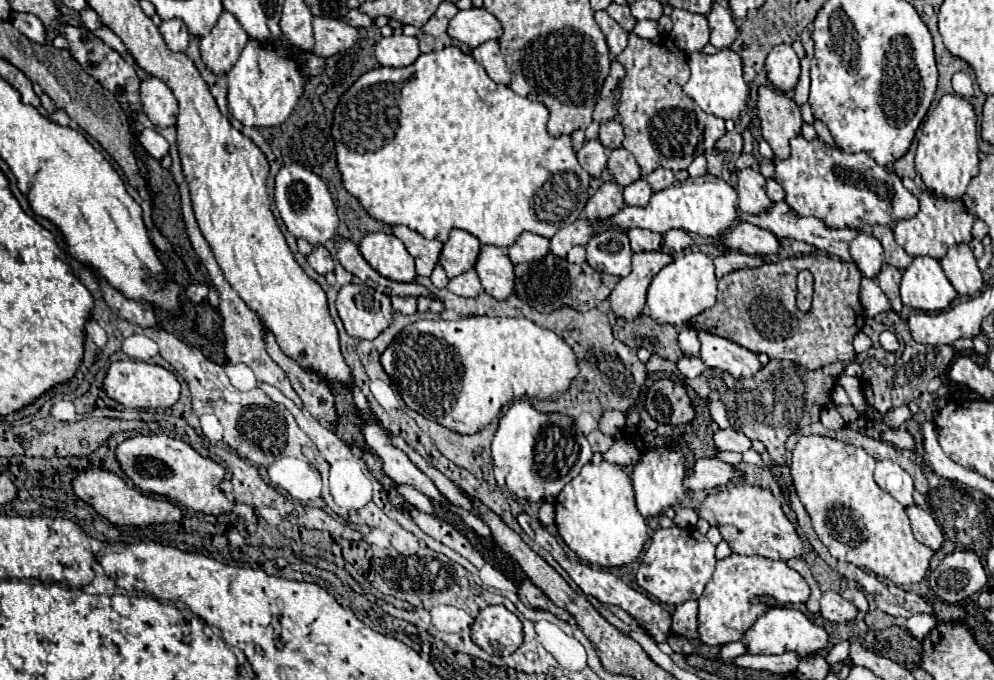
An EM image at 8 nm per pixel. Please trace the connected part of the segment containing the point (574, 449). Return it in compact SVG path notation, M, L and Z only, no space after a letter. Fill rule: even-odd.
M517 400L509 406L505 416L499 420L499 430L493 438L491 450L495 466L505 470L507 488L529 502L555 498L593 456L587 438L575 428L569 416L541 414L527 400Z

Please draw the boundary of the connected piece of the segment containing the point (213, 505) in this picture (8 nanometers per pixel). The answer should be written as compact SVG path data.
M151 434L151 436L133 436L117 444L115 458L127 478L133 480L137 488L149 494L165 496L177 504L185 504L197 512L205 514L225 514L235 512L249 524L257 524L255 510L247 504L237 504L229 500L221 490L219 482L225 478L225 468L213 462L211 458L199 456L187 442L169 438L165 434Z

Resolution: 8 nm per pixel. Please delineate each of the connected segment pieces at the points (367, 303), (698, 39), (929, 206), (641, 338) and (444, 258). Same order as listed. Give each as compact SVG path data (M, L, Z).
M347 284L339 290L337 312L349 336L373 340L393 320L391 300L367 284Z
M673 10L671 20L673 20L671 38L675 40L681 52L685 54L699 52L703 50L705 44L709 44L709 26L705 16L687 10Z
M903 178L903 186L911 192L915 192L919 196L921 202L921 210L909 218L909 220L901 220L897 222L897 226L893 228L895 232L895 240L897 244L909 254L909 256L931 256L935 260L941 260L947 250L955 244L969 244L971 242L971 228L973 228L973 214L967 212L967 208L963 206L963 202L955 202L955 200L947 200L947 198L939 198L931 192L923 192L915 186L915 182L911 178Z
M637 316L635 320L617 320L613 326L613 332L617 338L621 338L627 346L635 348L647 348L651 354L657 354L665 360L677 362L685 354L679 348L677 334L679 330L675 326L659 326L649 316Z
M451 230L449 240L443 246L439 264L445 268L449 278L455 278L475 266L479 250L481 242L473 234L465 230Z

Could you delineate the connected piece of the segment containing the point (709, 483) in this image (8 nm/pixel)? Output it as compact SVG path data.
M699 458L691 472L685 476L685 484L689 490L711 490L717 486L727 486L729 482L743 478L733 464L727 464L719 458Z

